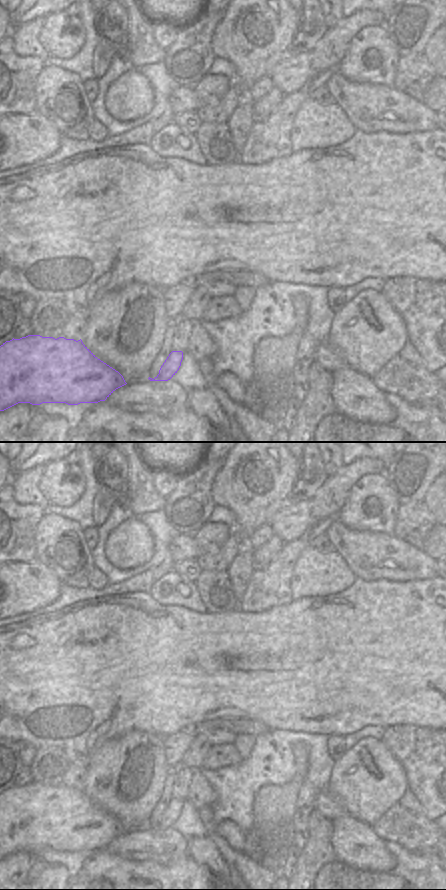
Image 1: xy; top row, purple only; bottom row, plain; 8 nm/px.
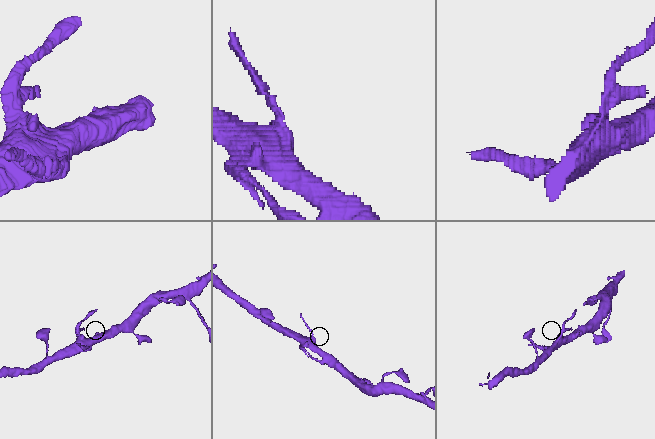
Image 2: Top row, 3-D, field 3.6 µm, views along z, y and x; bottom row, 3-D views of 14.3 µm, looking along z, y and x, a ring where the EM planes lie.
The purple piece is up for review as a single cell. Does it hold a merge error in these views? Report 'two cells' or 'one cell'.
one cell

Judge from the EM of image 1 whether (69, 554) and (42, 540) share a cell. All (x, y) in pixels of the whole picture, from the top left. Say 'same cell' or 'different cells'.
same cell

